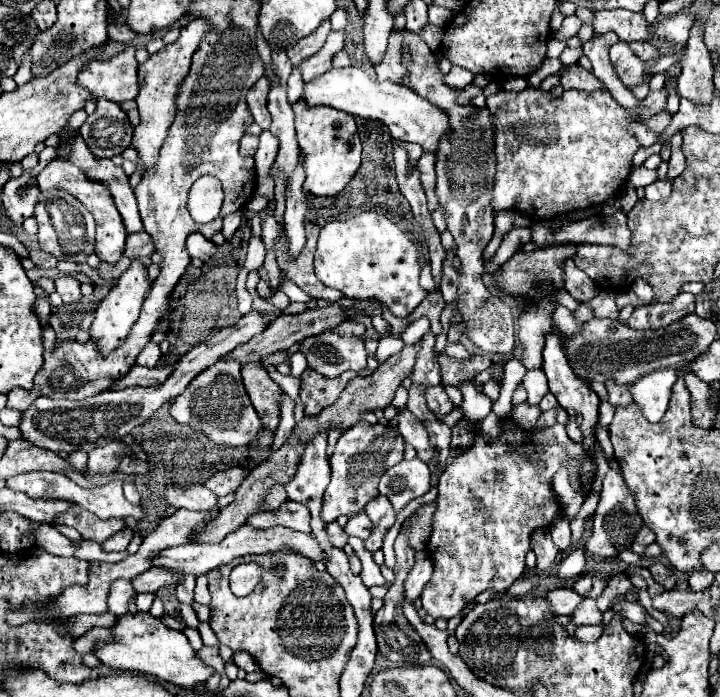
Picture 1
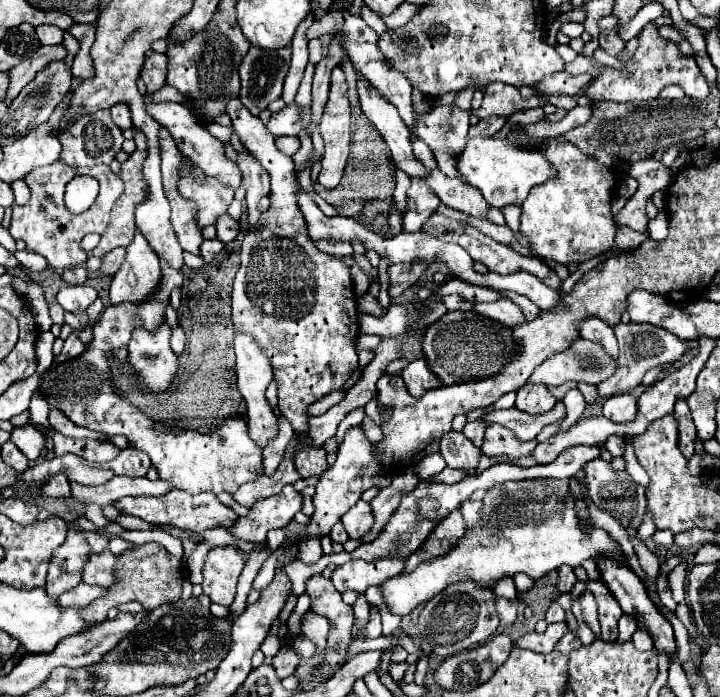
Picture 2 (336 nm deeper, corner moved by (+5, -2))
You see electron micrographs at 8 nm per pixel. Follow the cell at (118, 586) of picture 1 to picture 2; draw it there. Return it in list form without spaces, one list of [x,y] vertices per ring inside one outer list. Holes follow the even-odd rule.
[[[77,584],[73,590],[67,590],[65,594],[61,594],[57,598],[59,606],[63,608],[71,608],[71,606],[87,606],[91,604],[95,598],[101,598],[107,590],[101,588],[101,586],[91,586],[91,584]]]

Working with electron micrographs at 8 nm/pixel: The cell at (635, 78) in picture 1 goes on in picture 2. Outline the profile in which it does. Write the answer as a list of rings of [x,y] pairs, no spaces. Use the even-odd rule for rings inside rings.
[[[559,72],[559,74],[551,74],[547,78],[543,78],[543,82],[539,82],[539,86],[535,86],[535,90],[539,94],[569,94],[575,96],[579,94],[593,78],[589,74],[581,74],[581,76],[571,76],[567,72]]]

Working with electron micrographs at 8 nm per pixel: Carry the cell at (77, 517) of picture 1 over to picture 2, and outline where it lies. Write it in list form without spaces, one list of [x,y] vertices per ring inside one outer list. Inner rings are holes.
[[[69,530],[67,540],[63,546],[59,546],[51,558],[51,566],[47,572],[47,596],[57,598],[65,590],[75,588],[81,582],[81,572],[83,566],[87,564],[87,554],[89,554],[89,544],[83,538],[83,534],[77,534]]]

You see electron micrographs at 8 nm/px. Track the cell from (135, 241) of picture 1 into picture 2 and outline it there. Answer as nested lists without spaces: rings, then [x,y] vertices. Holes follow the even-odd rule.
[[[115,248],[115,250],[107,252],[107,254],[103,256],[101,272],[107,274],[107,276],[113,276],[113,274],[119,270],[119,266],[123,264],[123,260],[125,260],[125,248]]]

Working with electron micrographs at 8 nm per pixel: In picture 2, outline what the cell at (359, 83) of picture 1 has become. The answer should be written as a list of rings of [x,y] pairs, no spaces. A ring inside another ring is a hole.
[[[507,138],[467,140],[465,152],[457,158],[457,168],[469,180],[469,184],[475,186],[483,194],[483,198],[495,208],[503,208],[507,204],[521,206],[533,186],[555,180],[555,168],[547,162],[547,158],[543,158],[541,152],[519,148],[517,144],[507,142]]]

